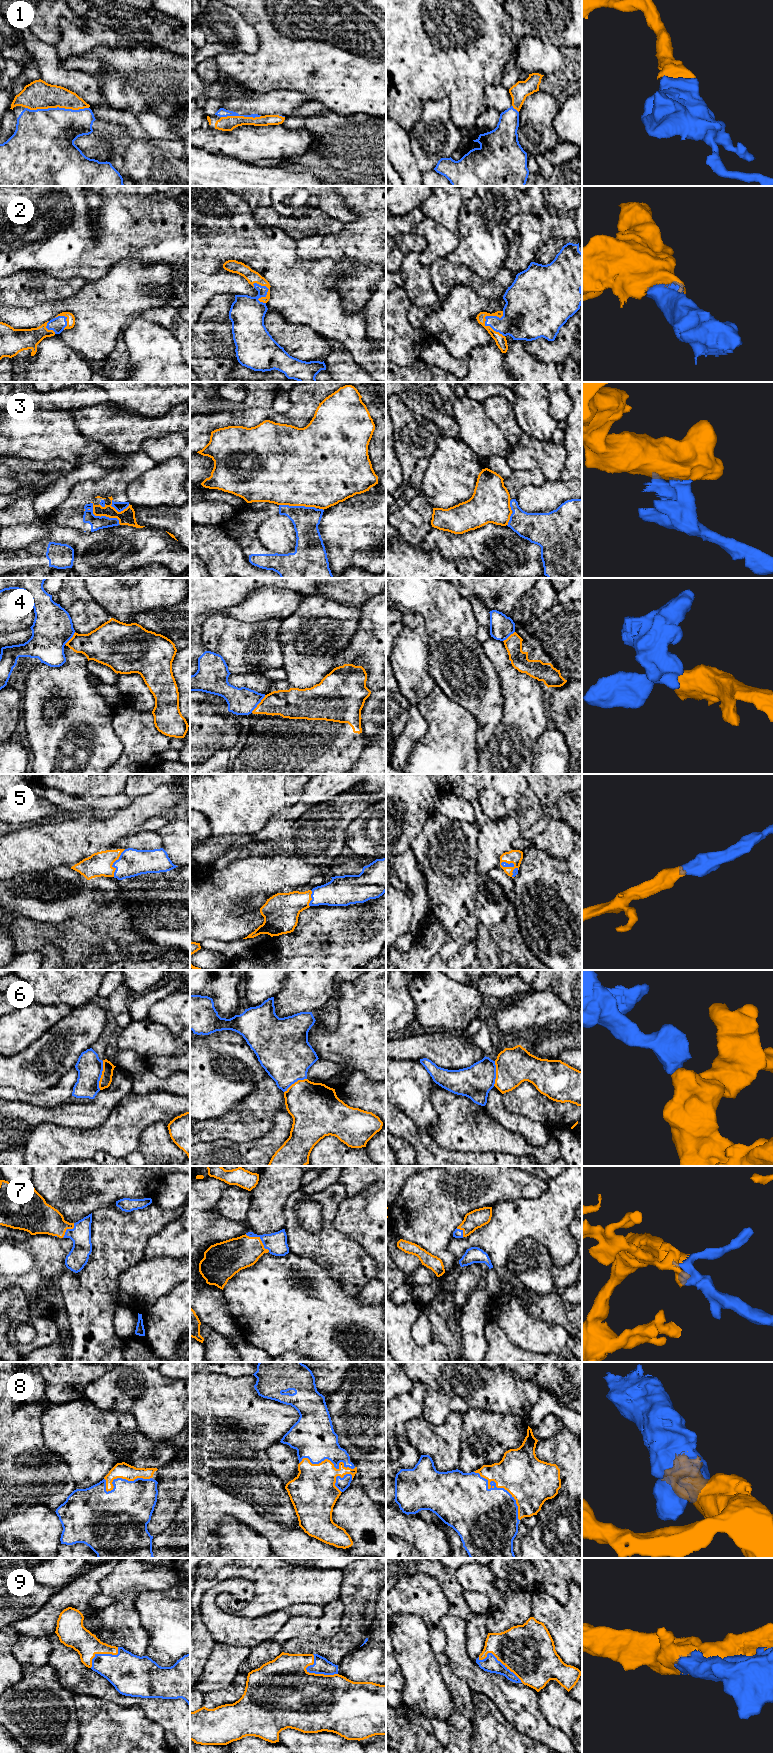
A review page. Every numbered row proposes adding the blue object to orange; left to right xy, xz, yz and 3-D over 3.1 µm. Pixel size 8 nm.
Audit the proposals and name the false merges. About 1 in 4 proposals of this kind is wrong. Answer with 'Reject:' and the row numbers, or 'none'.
Reject: 3, 4, 6

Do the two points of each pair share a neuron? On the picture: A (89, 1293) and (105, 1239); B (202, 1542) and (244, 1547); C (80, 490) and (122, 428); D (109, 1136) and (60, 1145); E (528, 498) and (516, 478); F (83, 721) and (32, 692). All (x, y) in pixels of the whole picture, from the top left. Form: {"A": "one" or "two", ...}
{"A": "one", "B": "two", "C": "two", "D": "one", "E": "two", "F": "one"}

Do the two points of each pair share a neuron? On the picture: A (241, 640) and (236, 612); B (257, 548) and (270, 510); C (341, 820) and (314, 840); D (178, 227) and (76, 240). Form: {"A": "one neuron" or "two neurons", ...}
{"A": "two neurons", "B": "one neuron", "C": "one neuron", "D": "one neuron"}

